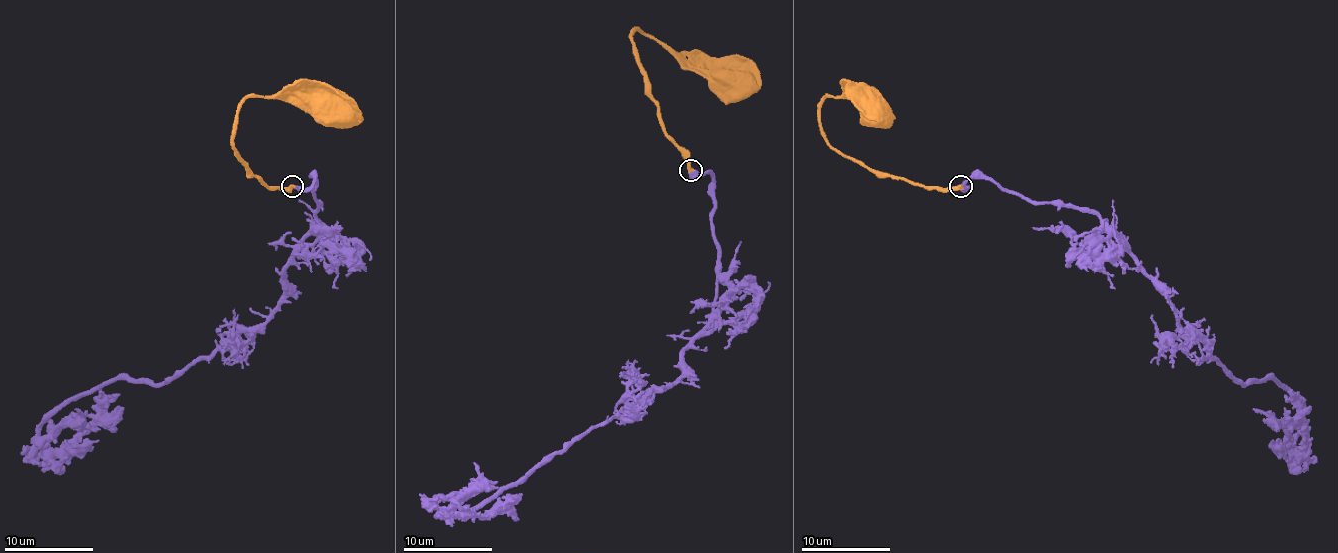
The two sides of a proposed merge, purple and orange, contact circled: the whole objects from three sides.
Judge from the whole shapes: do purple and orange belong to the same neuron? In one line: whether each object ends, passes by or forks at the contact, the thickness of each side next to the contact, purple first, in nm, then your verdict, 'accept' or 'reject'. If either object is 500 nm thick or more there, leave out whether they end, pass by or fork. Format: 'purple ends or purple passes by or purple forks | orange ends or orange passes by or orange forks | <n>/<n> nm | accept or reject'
purple ends | orange ends | 400/380 nm | accept

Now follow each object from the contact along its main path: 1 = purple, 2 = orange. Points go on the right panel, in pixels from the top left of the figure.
1: (961, 187), (992, 178), (1088, 207), (1218, 361), (1300, 401), (1300, 450), (1253, 408)
2: (961, 187), (927, 189), (874, 173), (840, 155), (825, 135), (820, 106), (827, 97), (876, 97), (874, 106)

